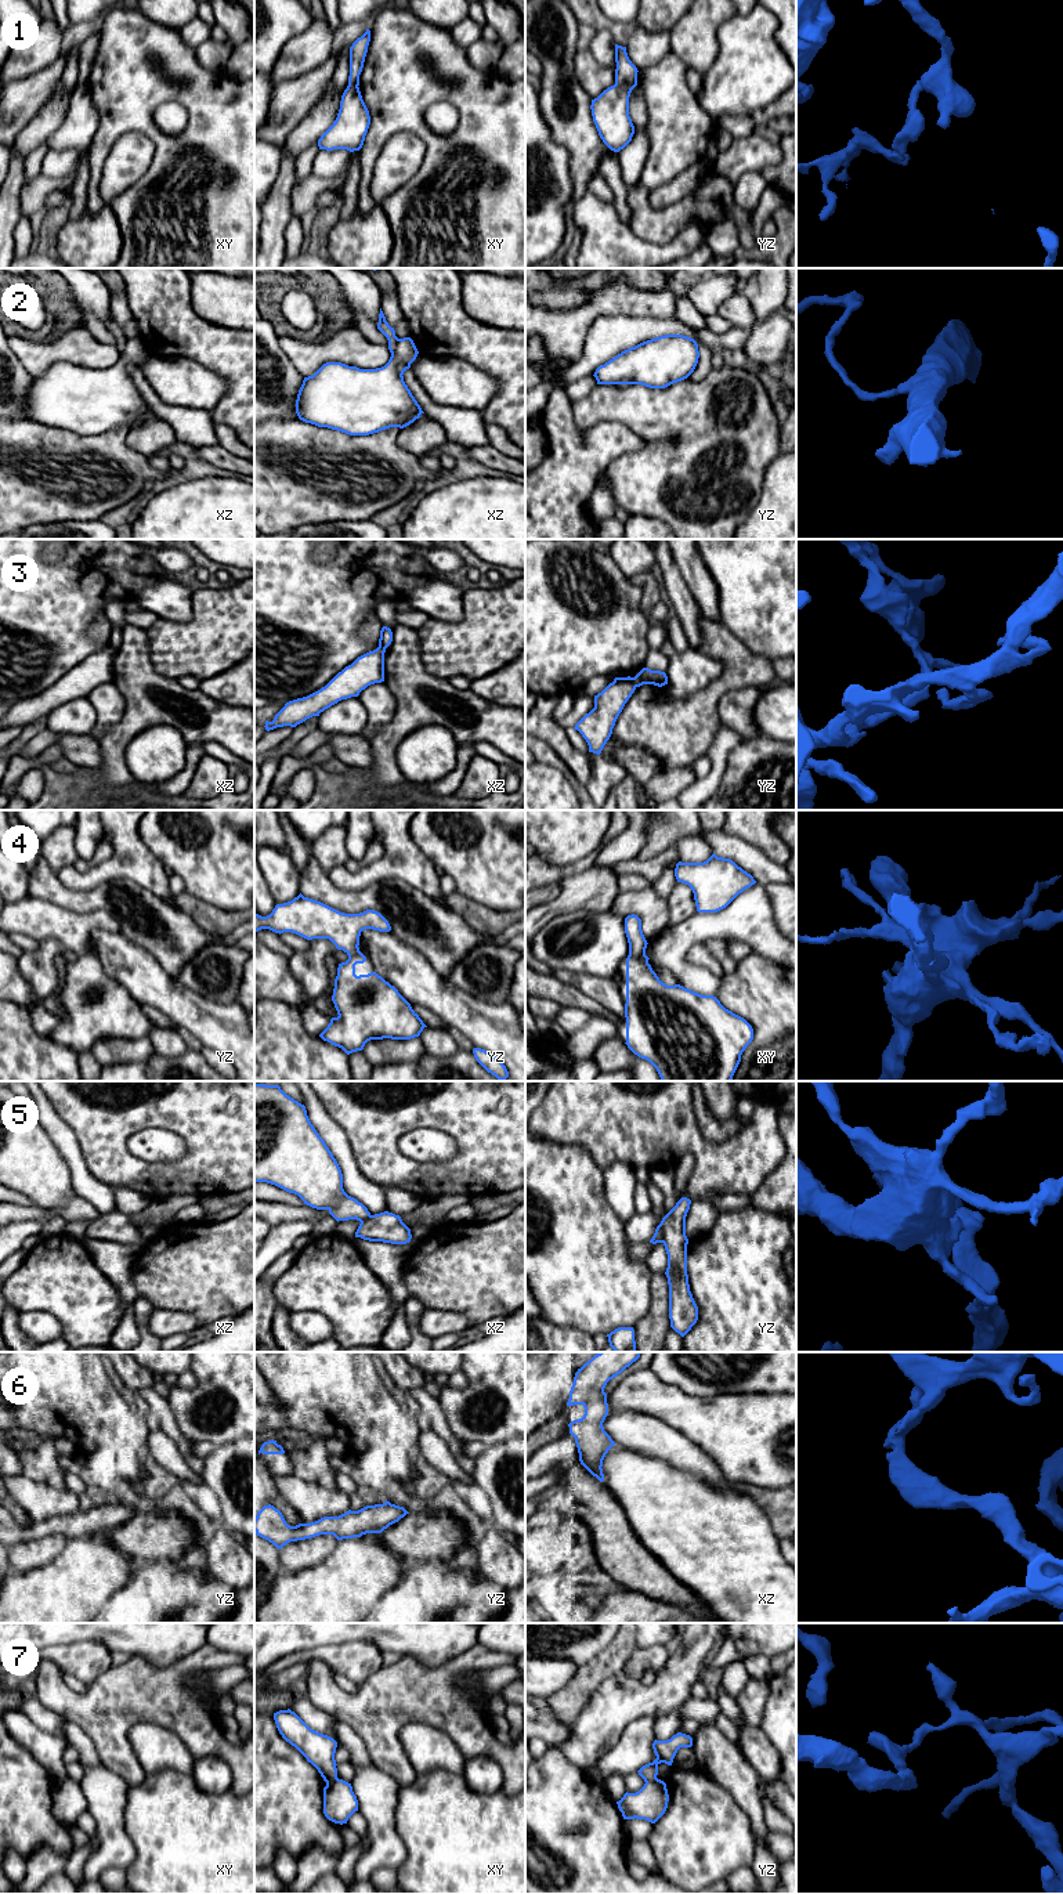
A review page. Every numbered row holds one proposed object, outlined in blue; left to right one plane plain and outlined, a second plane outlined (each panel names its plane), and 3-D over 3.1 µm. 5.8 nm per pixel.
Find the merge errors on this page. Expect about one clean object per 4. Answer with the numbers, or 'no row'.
1, 2, 3, 4, 5, 7

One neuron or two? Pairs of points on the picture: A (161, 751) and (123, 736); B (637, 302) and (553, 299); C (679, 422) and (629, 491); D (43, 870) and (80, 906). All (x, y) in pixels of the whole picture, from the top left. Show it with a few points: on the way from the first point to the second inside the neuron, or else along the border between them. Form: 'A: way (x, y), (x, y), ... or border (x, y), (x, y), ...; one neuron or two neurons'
A: border (163, 726), (148, 726), (130, 741), (127, 770); two neurons
B: border (613, 282), (597, 289), (578, 306), (554, 308); two neurons
C: way (683, 441), (648, 479); one neuron
D: way (46, 881), (65, 900), (69, 900); one neuron

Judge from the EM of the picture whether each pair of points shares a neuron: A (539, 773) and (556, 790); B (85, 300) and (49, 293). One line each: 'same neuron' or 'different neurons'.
A: same neuron
B: different neurons

